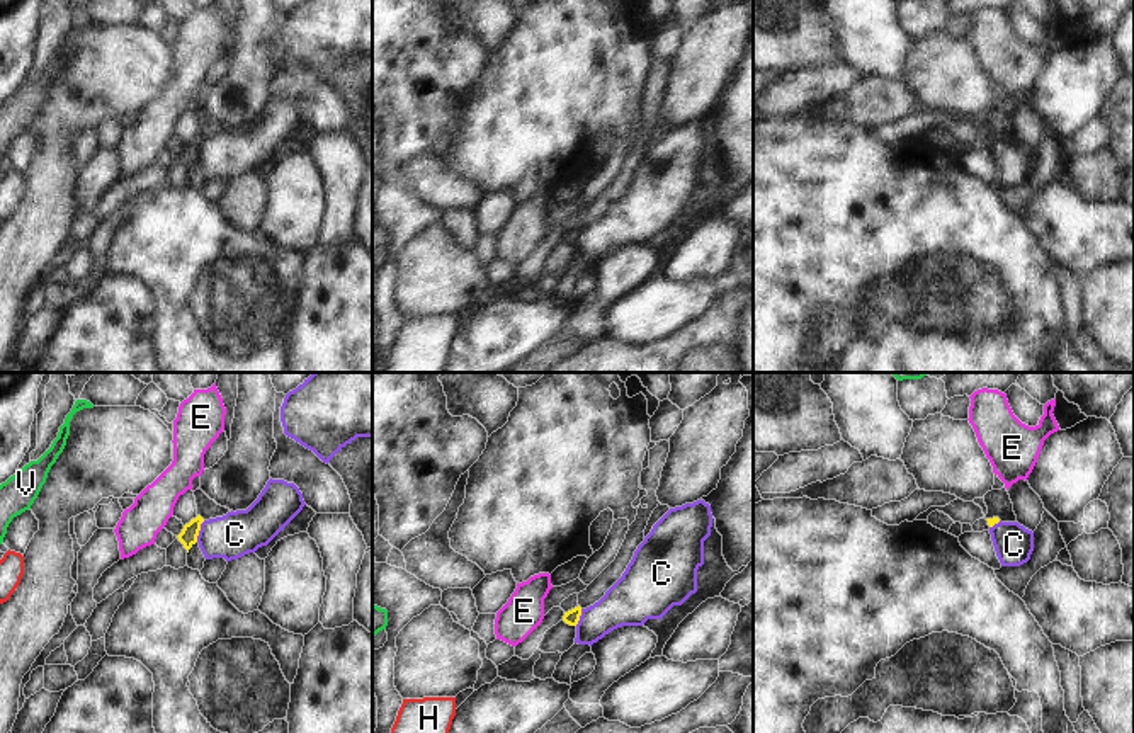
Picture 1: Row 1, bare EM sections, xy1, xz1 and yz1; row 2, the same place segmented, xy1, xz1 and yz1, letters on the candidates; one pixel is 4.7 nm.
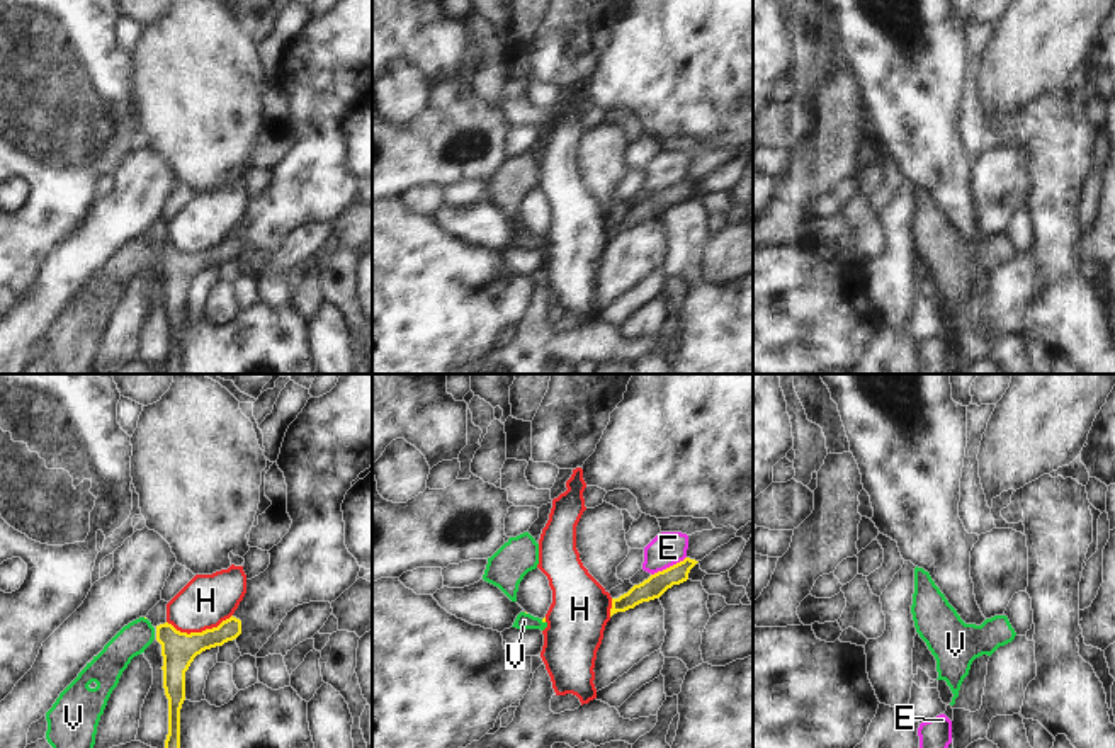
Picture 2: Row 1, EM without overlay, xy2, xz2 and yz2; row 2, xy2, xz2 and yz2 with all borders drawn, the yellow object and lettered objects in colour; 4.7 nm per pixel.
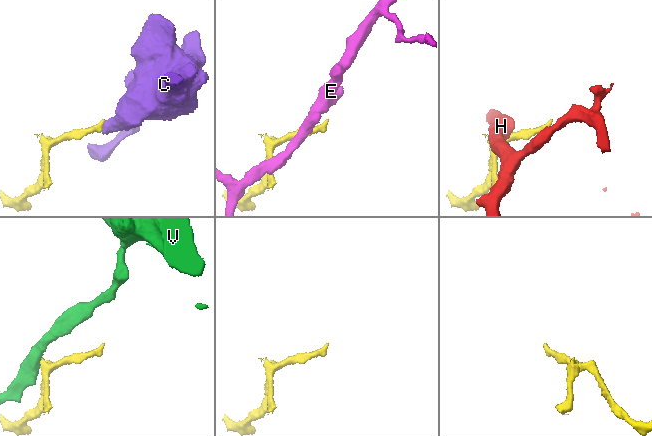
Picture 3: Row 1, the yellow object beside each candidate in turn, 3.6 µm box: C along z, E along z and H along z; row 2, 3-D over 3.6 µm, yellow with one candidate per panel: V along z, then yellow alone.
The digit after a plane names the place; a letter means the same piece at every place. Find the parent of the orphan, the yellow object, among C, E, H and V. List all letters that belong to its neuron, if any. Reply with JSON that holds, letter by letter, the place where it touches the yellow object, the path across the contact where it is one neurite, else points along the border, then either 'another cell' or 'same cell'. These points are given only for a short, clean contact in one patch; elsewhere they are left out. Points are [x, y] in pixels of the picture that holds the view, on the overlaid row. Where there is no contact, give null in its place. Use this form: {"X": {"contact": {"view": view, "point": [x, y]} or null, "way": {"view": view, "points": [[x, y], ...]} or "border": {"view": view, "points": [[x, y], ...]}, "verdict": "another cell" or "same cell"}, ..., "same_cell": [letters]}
{"C": {"contact": {"view": "xy1", "point": [199, 529]}, "border": {"view": "xy1", "points": [[204, 521], [196, 541]]}, "verdict": "another cell"}, "E": {"contact": {"view": "xz2", "point": [670, 566]}, "border": {"view": "xz2", "points": [[685, 556], [651, 575]]}, "verdict": "another cell"}, "H": {"contact": {"view": "xy2", "point": [199, 633]}, "verdict": "another cell"}, "V": {"contact": {"view": "xz2", "point": [543, 621]}, "way": {"view": "xz2", "points": [[544, 617], [543, 621], [524, 621]]}, "verdict": "same cell"}, "same_cell": ["V"]}

